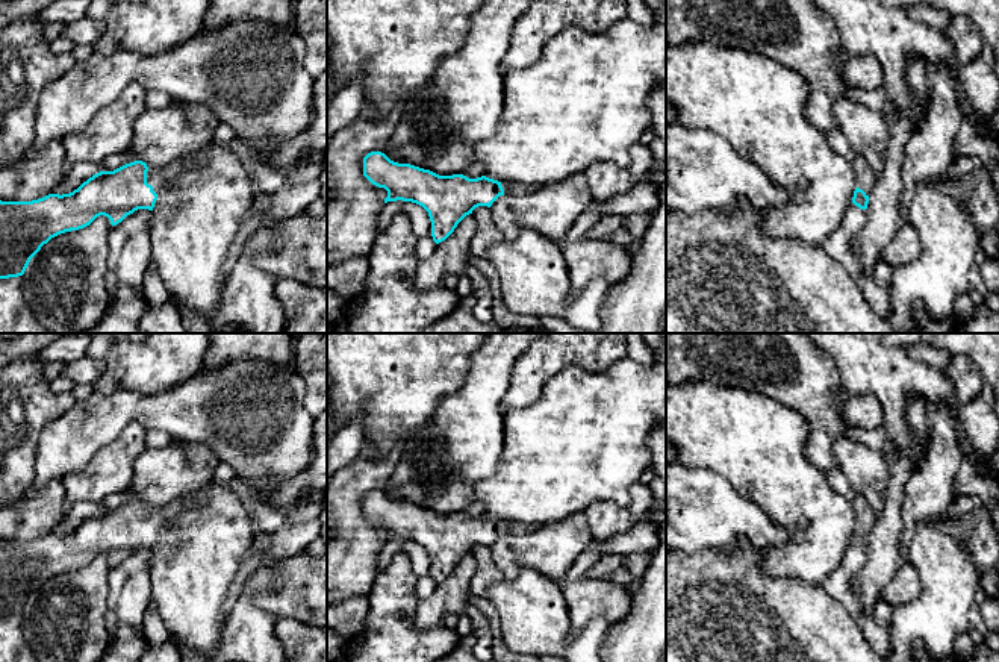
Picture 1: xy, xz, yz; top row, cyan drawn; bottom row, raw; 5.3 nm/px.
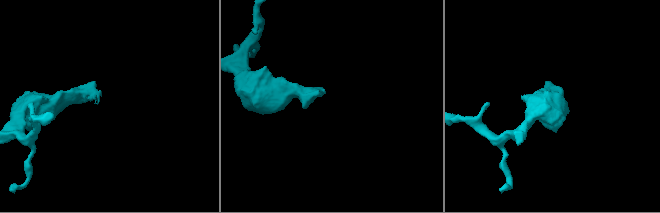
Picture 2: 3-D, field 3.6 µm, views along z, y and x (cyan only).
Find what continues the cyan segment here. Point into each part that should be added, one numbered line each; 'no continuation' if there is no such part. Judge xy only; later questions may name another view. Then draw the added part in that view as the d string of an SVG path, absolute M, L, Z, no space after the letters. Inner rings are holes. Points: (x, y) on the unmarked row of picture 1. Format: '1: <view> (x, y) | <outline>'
1: xy (159, 518) | M192 492L162 507L148 506L147 523L153 526L153 530L156 533L159 533L168 524L173 524L183 511L200 506L204 500L206 500L204 494Z

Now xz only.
1: xz (516, 527) | M501 521L501 526L504 529L504 535L513 533L513 535L524 535L524 533L533 533L540 526L539 524L525 524L521 521Z

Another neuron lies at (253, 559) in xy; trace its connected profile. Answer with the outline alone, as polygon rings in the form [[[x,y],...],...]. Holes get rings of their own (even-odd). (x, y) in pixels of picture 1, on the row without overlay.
[[[251,547],[245,557],[242,559],[236,577],[230,585],[230,591],[227,594],[226,603],[224,603],[224,615],[229,615],[233,604],[236,603],[236,600],[239,598],[247,580],[250,579],[250,576],[260,567],[262,564],[262,554]]]

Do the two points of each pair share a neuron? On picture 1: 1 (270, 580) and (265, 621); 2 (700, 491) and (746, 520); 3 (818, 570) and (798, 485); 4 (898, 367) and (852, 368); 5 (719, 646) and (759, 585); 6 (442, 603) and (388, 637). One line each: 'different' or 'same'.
1: same
2: same
3: same
4: same
5: same
6: different

